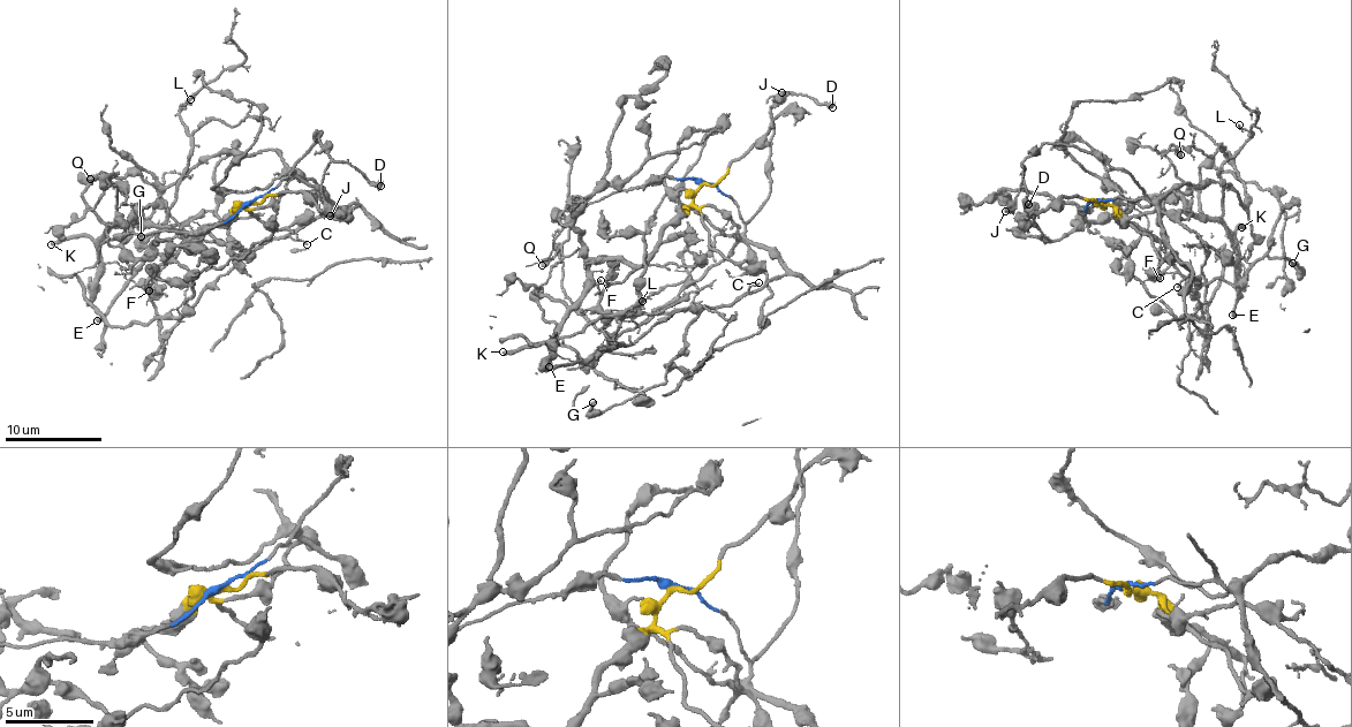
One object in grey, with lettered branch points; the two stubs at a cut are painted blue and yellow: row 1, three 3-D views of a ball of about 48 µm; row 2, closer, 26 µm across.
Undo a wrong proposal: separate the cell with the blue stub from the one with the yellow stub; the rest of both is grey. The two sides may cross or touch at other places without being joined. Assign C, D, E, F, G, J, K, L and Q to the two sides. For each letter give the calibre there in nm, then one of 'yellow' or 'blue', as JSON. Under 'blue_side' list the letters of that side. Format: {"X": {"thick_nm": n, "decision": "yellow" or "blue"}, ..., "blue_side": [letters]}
{"C": {"thick_nm": 120, "decision": "blue"}, "D": {"thick_nm": 500, "decision": "blue"}, "E": {"thick_nm": 360, "decision": "yellow"}, "F": {"thick_nm": 140, "decision": "yellow"}, "G": {"thick_nm": 190, "decision": "blue"}, "J": {"thick_nm": 550, "decision": "blue"}, "K": {"thick_nm": 320, "decision": "yellow"}, "L": {"thick_nm": 170, "decision": "yellow"}, "Q": {"thick_nm": 460, "decision": "yellow"}, "blue_side": ["C", "D", "G", "J"]}

